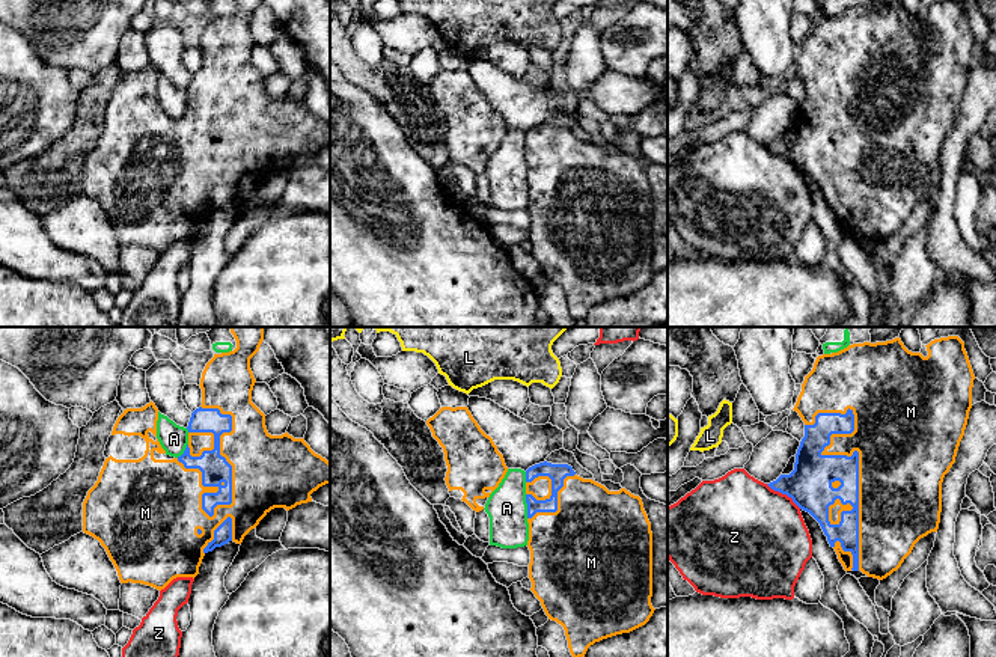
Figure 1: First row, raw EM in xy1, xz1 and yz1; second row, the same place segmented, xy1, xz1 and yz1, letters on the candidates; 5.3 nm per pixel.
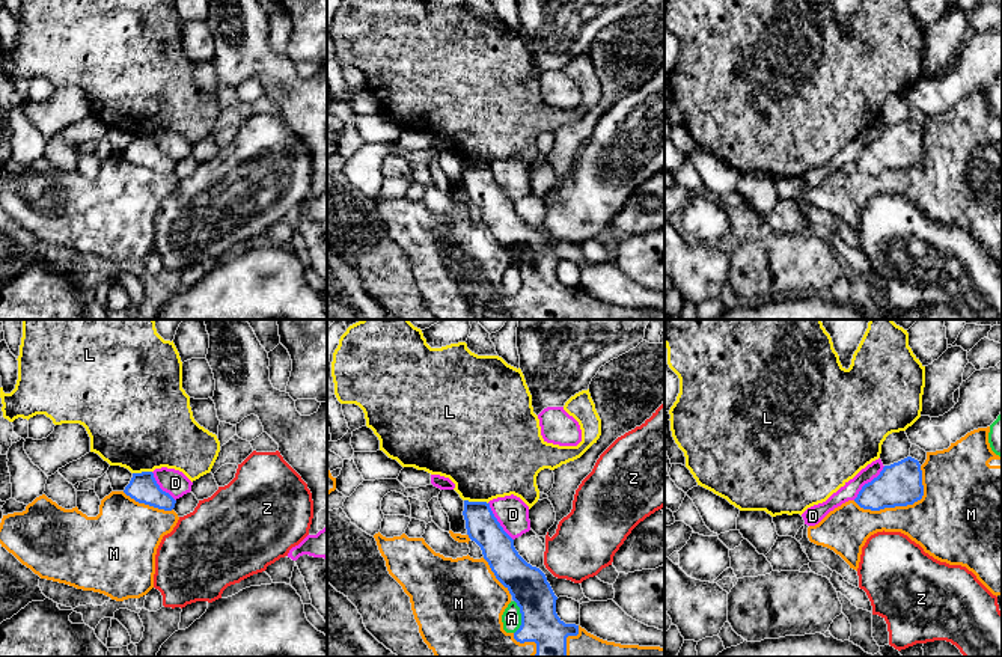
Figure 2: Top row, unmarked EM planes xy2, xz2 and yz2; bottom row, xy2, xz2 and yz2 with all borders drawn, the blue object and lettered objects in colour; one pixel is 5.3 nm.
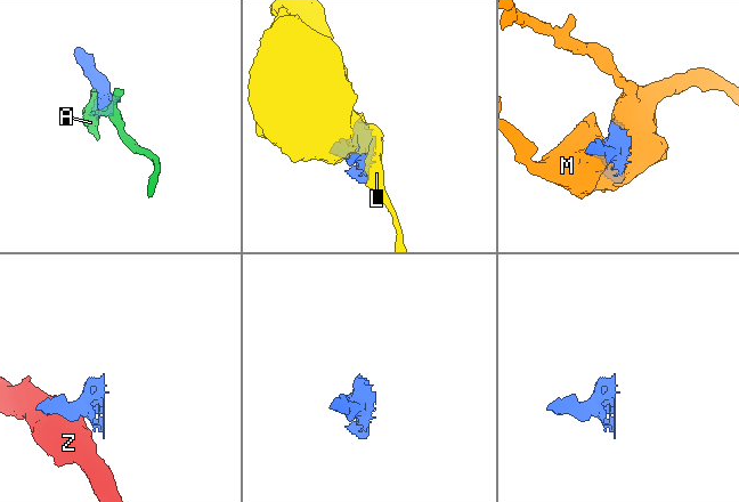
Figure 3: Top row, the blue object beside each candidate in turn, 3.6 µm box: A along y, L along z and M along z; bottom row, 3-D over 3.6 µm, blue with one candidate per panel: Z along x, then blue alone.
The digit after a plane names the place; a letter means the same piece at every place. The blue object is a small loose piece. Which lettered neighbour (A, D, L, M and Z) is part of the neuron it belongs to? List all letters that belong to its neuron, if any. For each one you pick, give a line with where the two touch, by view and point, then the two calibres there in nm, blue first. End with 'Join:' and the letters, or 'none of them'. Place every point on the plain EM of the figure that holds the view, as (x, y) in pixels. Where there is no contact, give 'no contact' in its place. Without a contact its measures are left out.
M: yz1 (853, 115) | 220/460 nm
Join: M

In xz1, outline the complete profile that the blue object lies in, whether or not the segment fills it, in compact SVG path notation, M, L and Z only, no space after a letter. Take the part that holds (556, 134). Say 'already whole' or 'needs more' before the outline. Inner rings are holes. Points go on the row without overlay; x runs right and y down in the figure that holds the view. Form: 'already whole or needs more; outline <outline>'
needs more; outline M544 124L526 133L526 166L530 253L541 264L548 282L564 289L574 321L585 319L595 304L630 295L649 283L655 273L651 267L652 194L639 158L625 151L609 154L592 142L577 139L568 127Z

